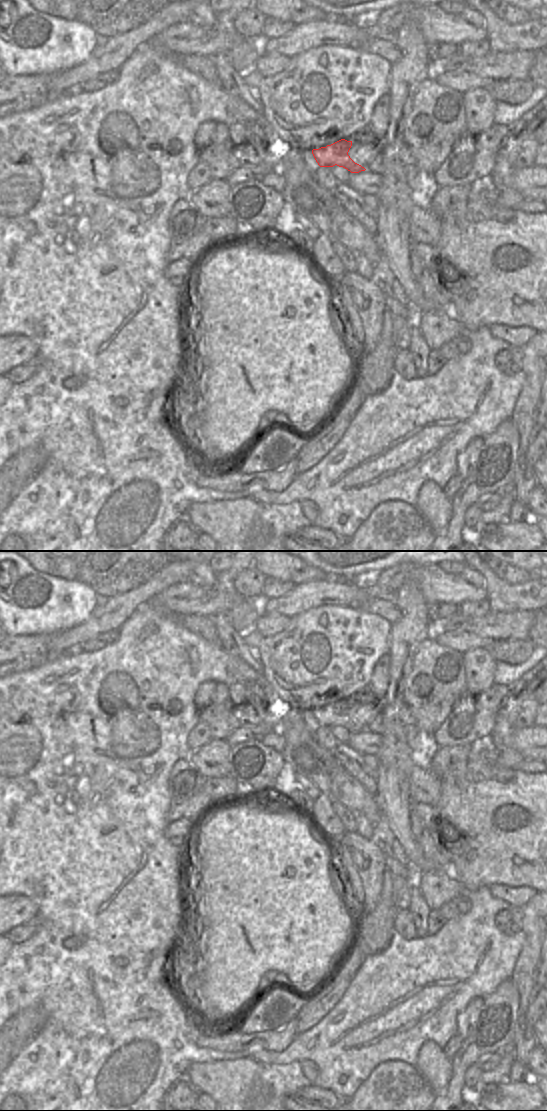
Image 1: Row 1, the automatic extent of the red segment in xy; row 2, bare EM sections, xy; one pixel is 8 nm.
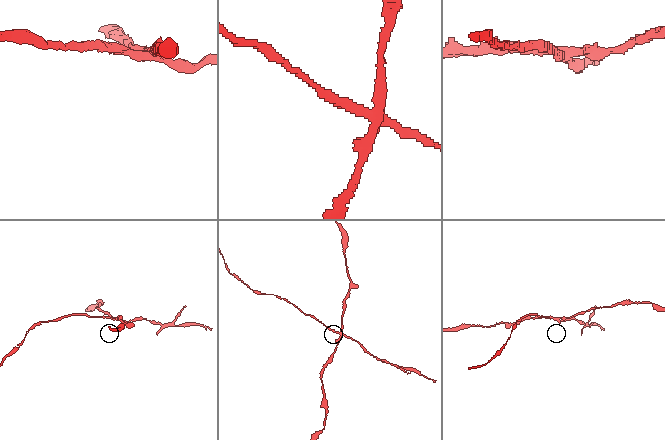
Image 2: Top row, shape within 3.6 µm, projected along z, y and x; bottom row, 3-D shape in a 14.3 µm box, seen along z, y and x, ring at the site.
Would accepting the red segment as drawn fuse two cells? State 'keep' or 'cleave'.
cleave

